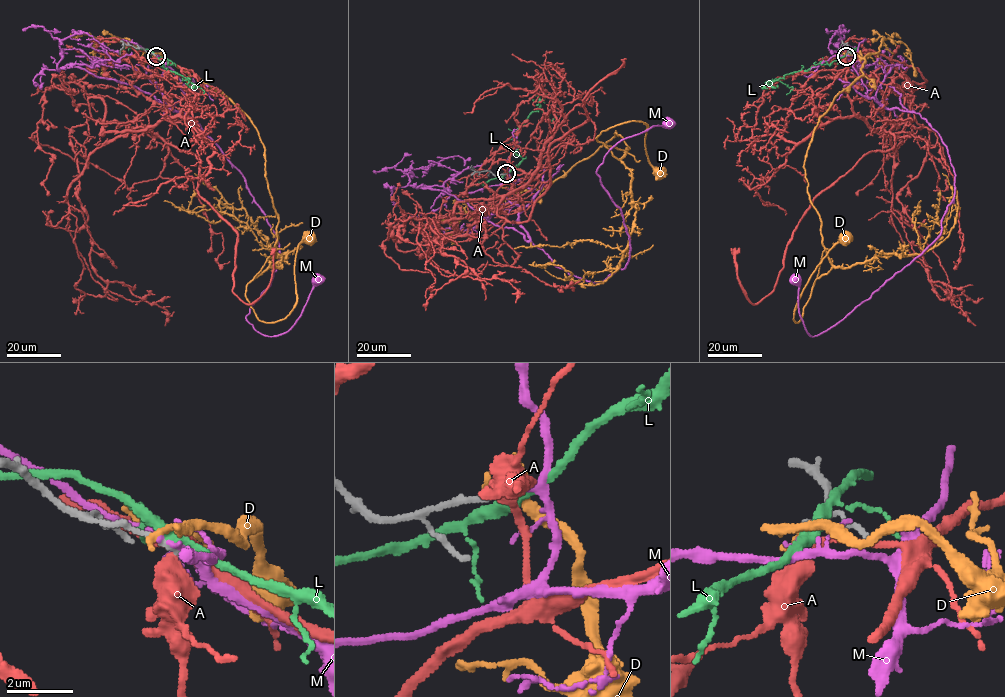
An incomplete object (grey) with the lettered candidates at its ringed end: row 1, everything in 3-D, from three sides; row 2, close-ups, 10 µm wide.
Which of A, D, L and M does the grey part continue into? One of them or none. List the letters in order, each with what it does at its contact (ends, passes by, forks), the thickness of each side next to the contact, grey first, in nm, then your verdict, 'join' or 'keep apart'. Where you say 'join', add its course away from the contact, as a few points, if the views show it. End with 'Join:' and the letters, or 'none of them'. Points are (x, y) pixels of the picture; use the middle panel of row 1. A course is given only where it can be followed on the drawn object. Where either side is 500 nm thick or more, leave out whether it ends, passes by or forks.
A: it passes by; calibres 180 and 440 nm; keep apart
D: it ends; calibres 220 and 220 nm; keep apart
L: it passes by; calibres 200 and 360 nm; keep apart
M: it ends; calibres 200 and 160 nm; keep apart
Join: none of them

